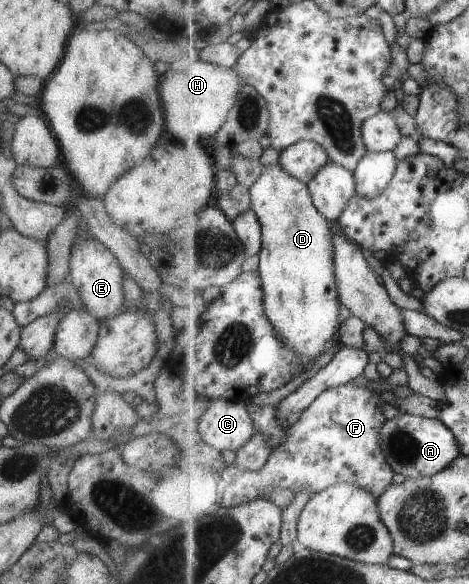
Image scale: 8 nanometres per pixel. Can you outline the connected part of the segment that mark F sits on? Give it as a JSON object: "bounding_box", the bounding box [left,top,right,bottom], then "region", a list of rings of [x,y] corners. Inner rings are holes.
{"bounding_box":[222,382,396,507],"region":[[[351,382],[327,389],[294,420],[289,437],[272,451],[263,469],[249,471],[231,464],[223,471],[222,506],[237,507],[261,497],[266,499],[279,487],[290,488],[293,493],[311,489],[317,494],[339,481],[349,481],[380,499],[396,473],[385,459],[379,439],[379,431],[388,421],[383,405],[381,395]]]}

